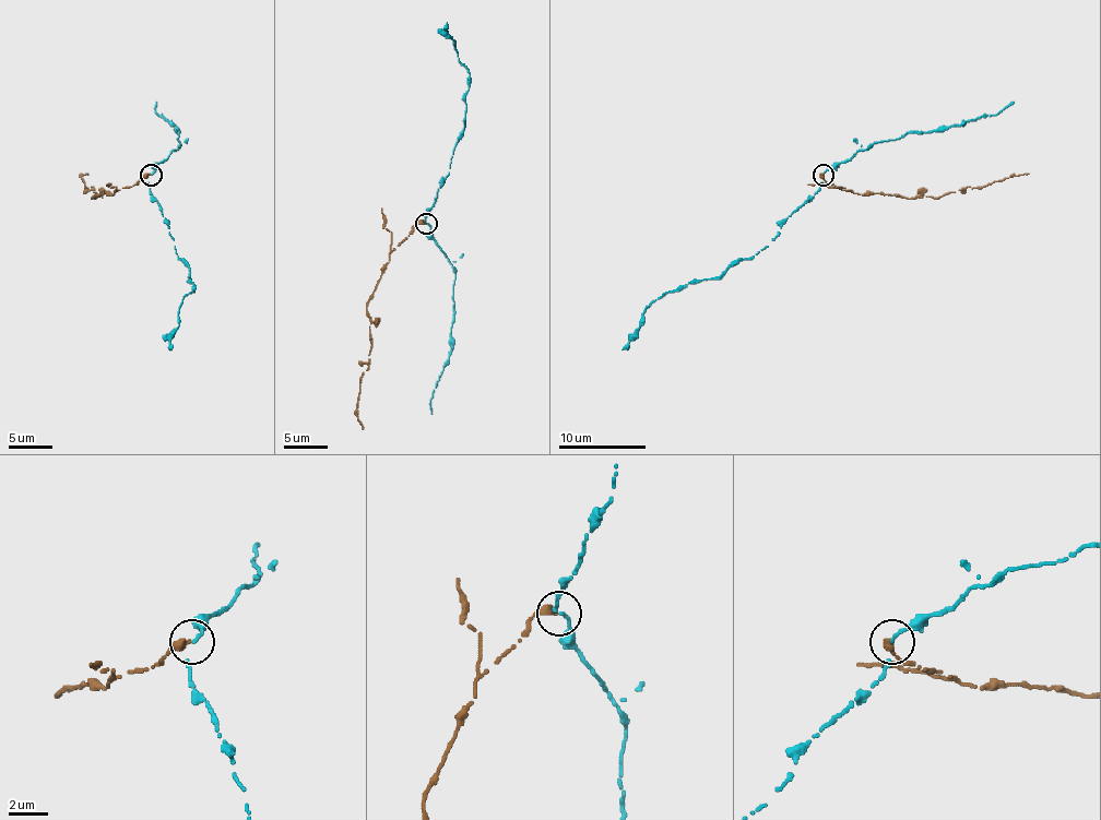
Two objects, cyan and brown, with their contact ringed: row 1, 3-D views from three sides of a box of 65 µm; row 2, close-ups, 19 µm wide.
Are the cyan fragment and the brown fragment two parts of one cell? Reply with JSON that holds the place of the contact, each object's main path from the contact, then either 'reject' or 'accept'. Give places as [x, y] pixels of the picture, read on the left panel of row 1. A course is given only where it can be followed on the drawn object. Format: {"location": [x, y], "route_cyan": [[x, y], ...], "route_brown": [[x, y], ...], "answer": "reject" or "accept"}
{"location": [151, 175], "route_cyan": [[151, 175], [149, 192], [168, 225], [177, 258], [184, 262], [194, 290], [181, 299], [170, 348]], "route_brown": [[149, 175], [137, 183], [91, 199], [97, 194], [93, 186], [84, 186], [82, 179], [82, 175], [89, 173]], "answer": "reject"}

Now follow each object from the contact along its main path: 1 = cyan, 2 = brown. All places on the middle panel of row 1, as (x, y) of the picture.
1: (426, 223), (424, 216), (450, 168), (465, 119), (470, 73), (457, 56), (446, 23)
2: (424, 223), (412, 229), (390, 253), (366, 308), (373, 323), (373, 346), (357, 401), (357, 420), (364, 429)

